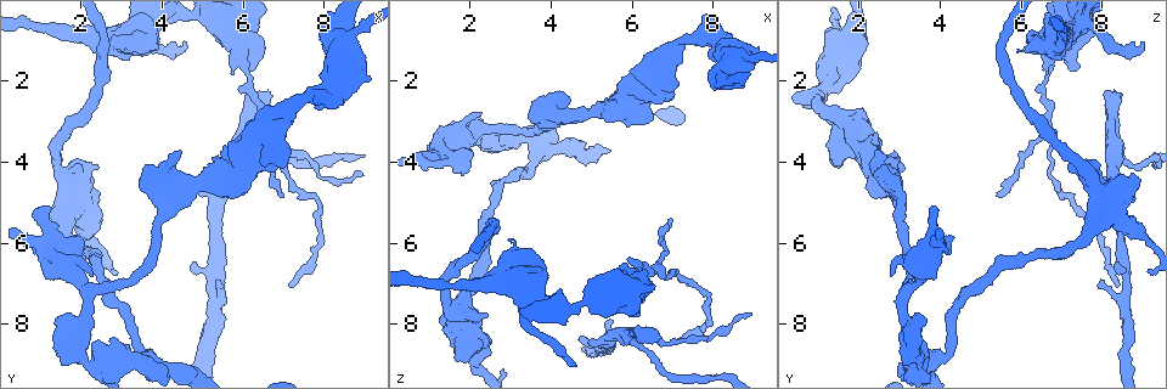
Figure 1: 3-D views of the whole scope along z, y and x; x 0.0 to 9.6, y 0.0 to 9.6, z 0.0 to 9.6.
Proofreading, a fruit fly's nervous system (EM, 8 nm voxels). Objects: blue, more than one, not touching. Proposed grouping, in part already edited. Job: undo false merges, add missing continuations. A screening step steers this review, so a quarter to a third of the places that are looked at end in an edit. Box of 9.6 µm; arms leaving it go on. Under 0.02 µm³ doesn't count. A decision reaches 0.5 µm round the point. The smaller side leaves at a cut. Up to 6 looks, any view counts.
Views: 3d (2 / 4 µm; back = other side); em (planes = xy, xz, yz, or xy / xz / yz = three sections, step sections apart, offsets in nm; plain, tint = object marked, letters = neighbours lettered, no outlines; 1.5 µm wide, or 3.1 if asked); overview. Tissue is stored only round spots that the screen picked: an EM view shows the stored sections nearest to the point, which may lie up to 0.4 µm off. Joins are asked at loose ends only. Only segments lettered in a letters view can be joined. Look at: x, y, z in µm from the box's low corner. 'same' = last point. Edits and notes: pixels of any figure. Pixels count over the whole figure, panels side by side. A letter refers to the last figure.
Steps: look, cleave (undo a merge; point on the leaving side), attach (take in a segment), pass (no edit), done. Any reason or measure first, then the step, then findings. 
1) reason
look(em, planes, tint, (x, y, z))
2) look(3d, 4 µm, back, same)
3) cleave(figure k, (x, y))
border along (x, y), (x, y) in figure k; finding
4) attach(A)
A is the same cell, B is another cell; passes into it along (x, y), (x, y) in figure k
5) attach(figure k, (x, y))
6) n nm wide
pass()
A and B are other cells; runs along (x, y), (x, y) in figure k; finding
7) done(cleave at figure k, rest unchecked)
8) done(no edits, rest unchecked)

thin end
look(em, planes, letters, (6.95, 4.85, 5.40))

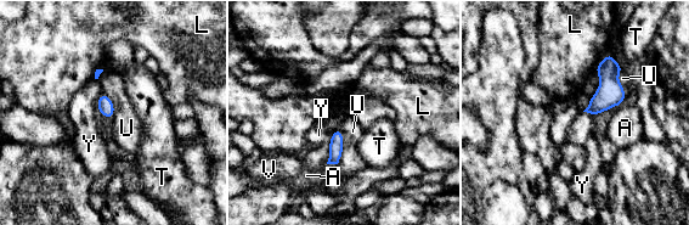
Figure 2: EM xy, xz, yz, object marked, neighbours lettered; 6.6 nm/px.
pass()
A, L, T, U, V and Y are other cells; no lettered segment goes on from it

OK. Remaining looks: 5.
look(em, yz, step 8, letters, (4.55, 1.00, 9.05))

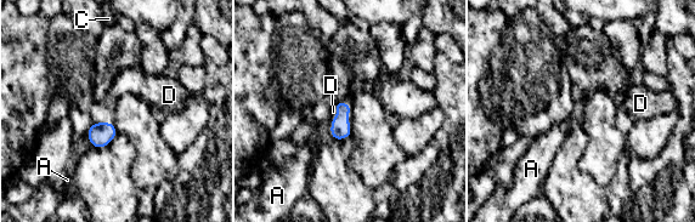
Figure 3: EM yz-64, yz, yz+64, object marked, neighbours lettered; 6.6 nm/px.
D touches over 160 nm
attach(D)
D is the same cell, A and C are other cells; passes into it along (340, 129), (333, 118), (333, 112) in figure 3; the neuron continues

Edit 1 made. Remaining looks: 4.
redraw
look(overview)

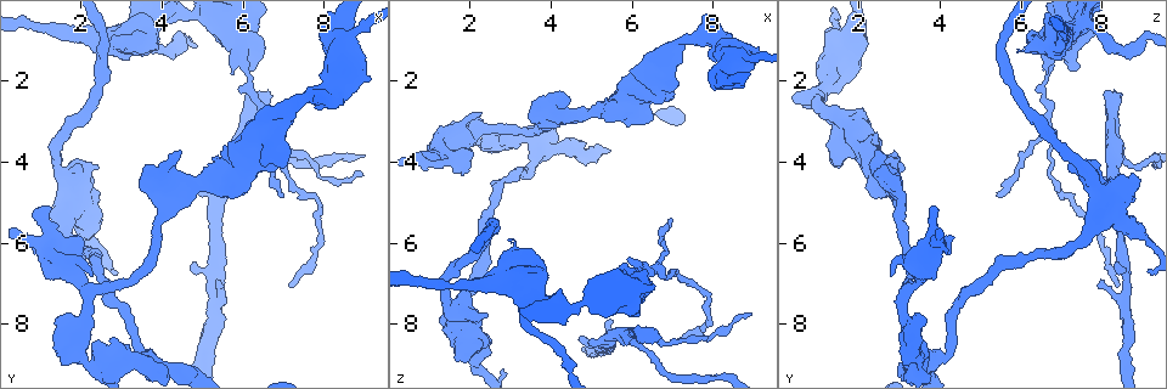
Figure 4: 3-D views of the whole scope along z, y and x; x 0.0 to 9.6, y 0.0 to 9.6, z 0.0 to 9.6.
branch stops here
look(em, planes, plain, (4.90, 4.75, 8.45))

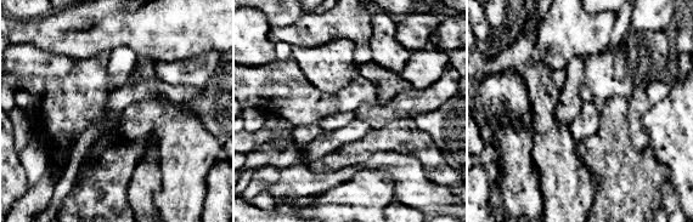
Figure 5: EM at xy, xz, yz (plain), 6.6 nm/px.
with the object marked
look(em, planes, tint, same)

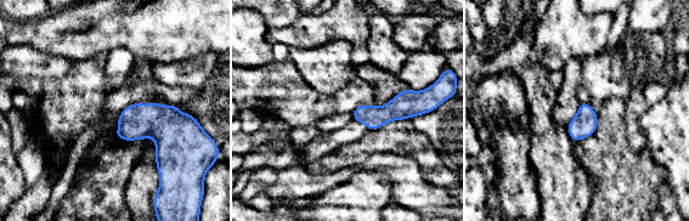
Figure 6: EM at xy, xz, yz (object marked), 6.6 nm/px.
look(em, planes, letters, same)

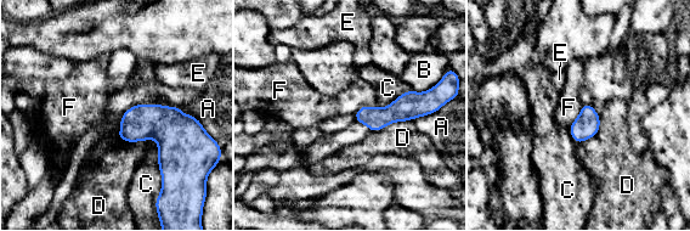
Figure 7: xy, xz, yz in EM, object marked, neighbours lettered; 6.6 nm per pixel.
C touches over 440 nm
pass()
A, B, C, D, E and F are other cells; border along (377, 106), (361, 106), (354, 113) in figure 7; no lettered segment goes on from it

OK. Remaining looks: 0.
done(attach at figure 3, rest unchecked)

